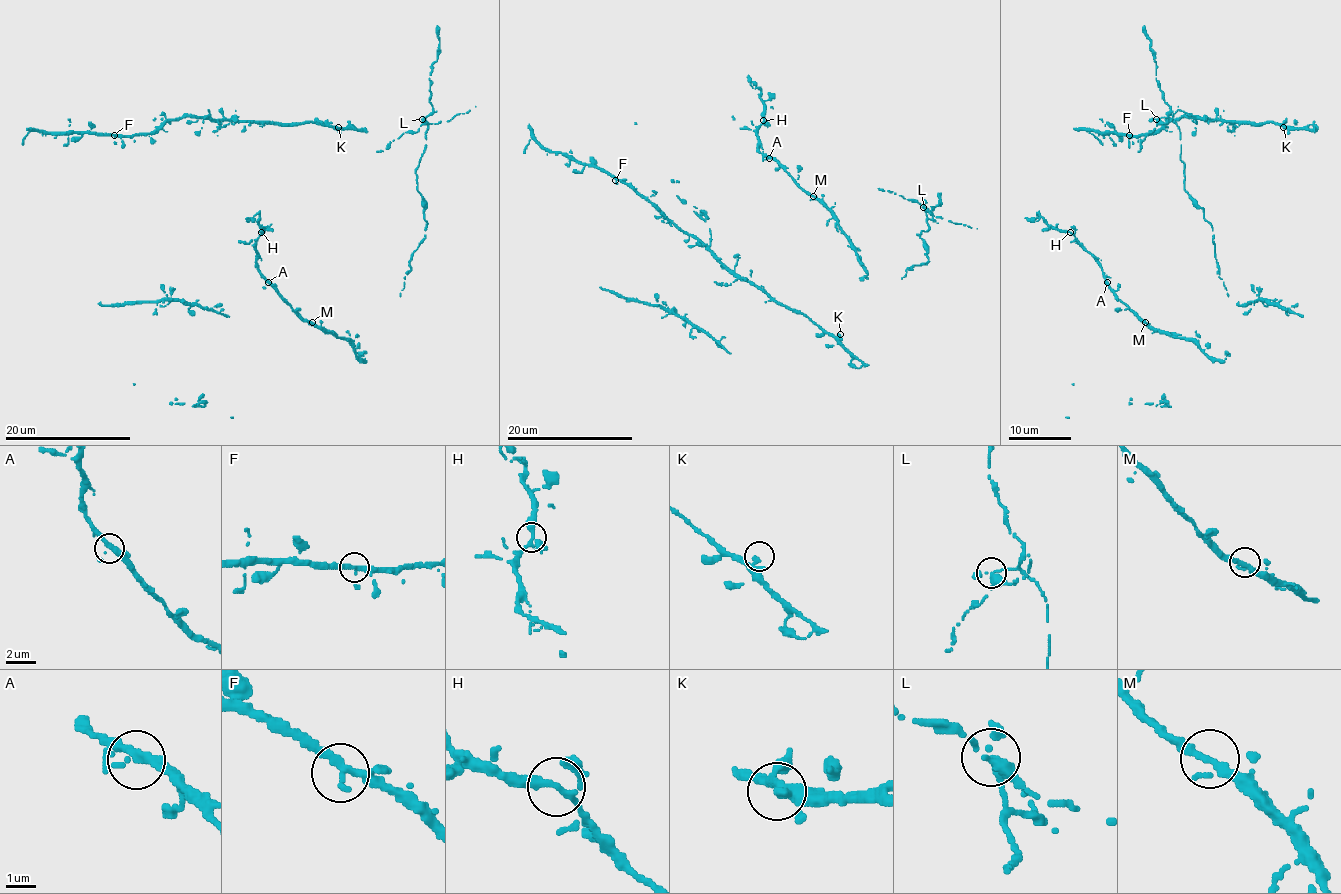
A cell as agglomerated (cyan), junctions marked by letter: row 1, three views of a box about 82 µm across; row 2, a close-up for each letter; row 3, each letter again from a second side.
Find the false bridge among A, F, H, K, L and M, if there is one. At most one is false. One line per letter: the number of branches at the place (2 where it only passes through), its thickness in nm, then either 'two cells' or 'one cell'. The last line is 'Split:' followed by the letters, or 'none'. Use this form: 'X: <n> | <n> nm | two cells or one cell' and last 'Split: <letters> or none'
A: 3 | 280 nm | one cell
F: 3 | 280 nm | one cell
H: 3 | 240 nm | one cell
K: 3 | 200 nm | one cell
L: 3 | 280 nm | two cells
M: 3 | 240 nm | one cell
Split: L

